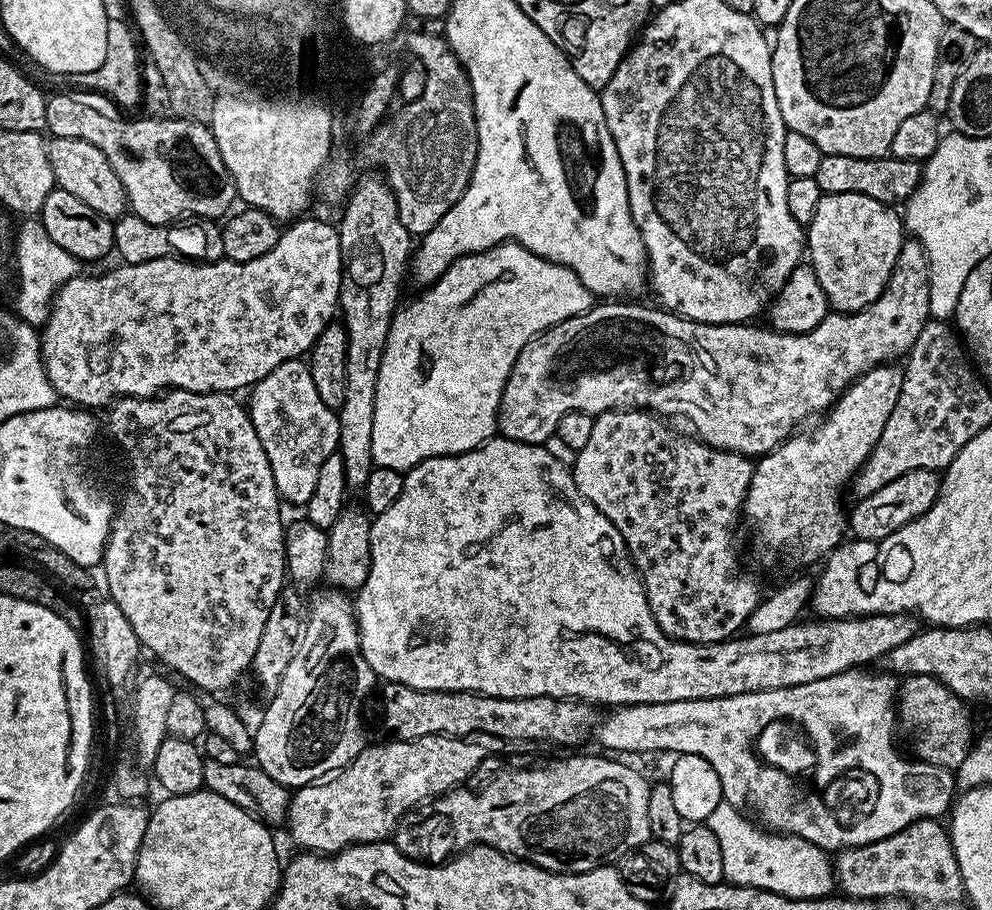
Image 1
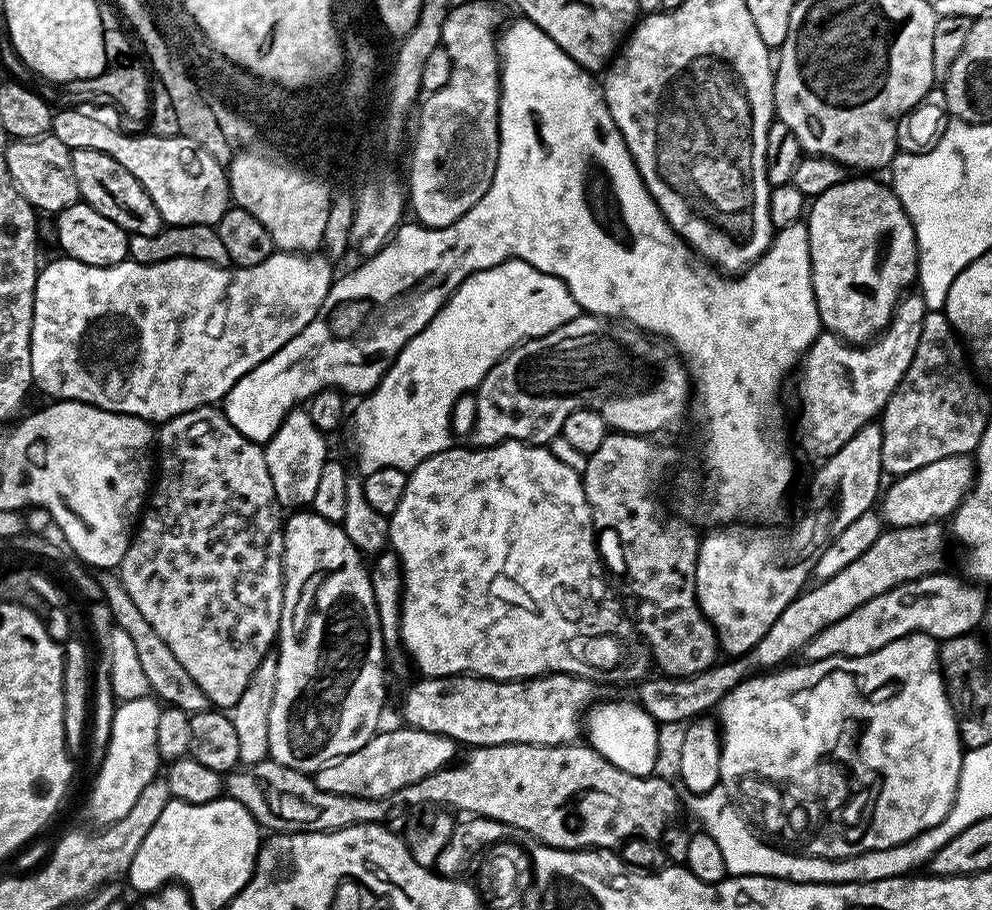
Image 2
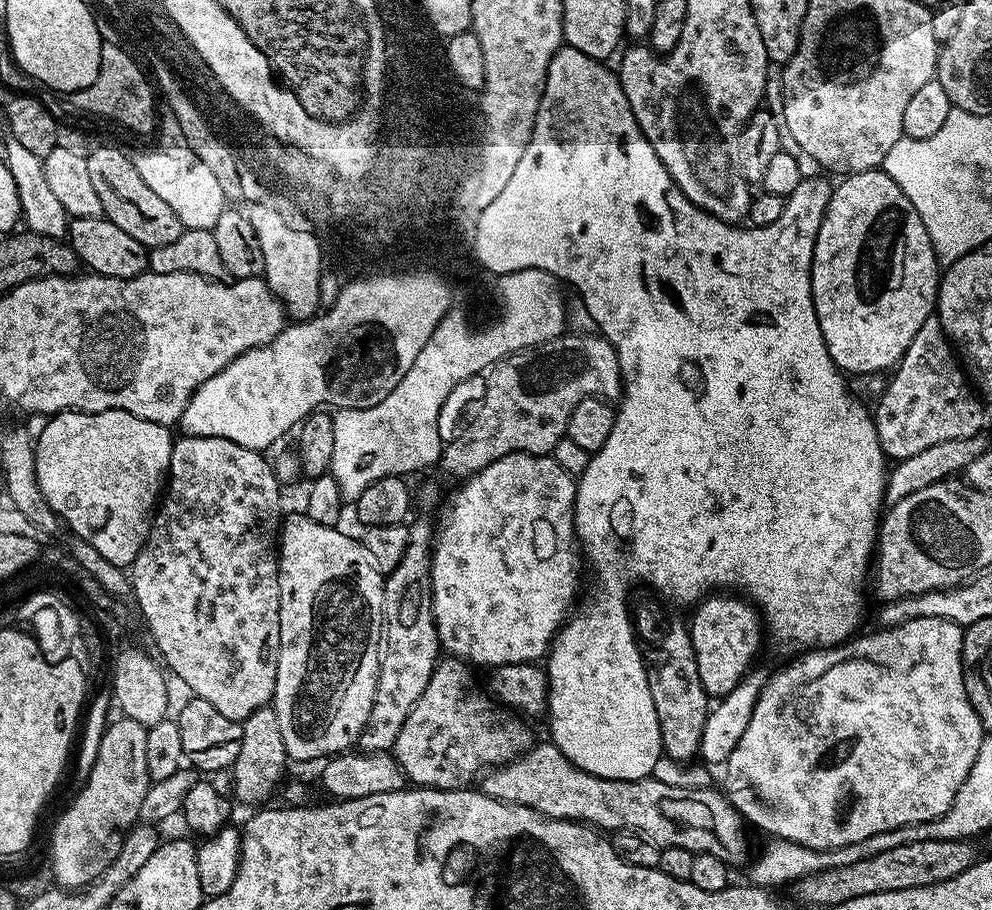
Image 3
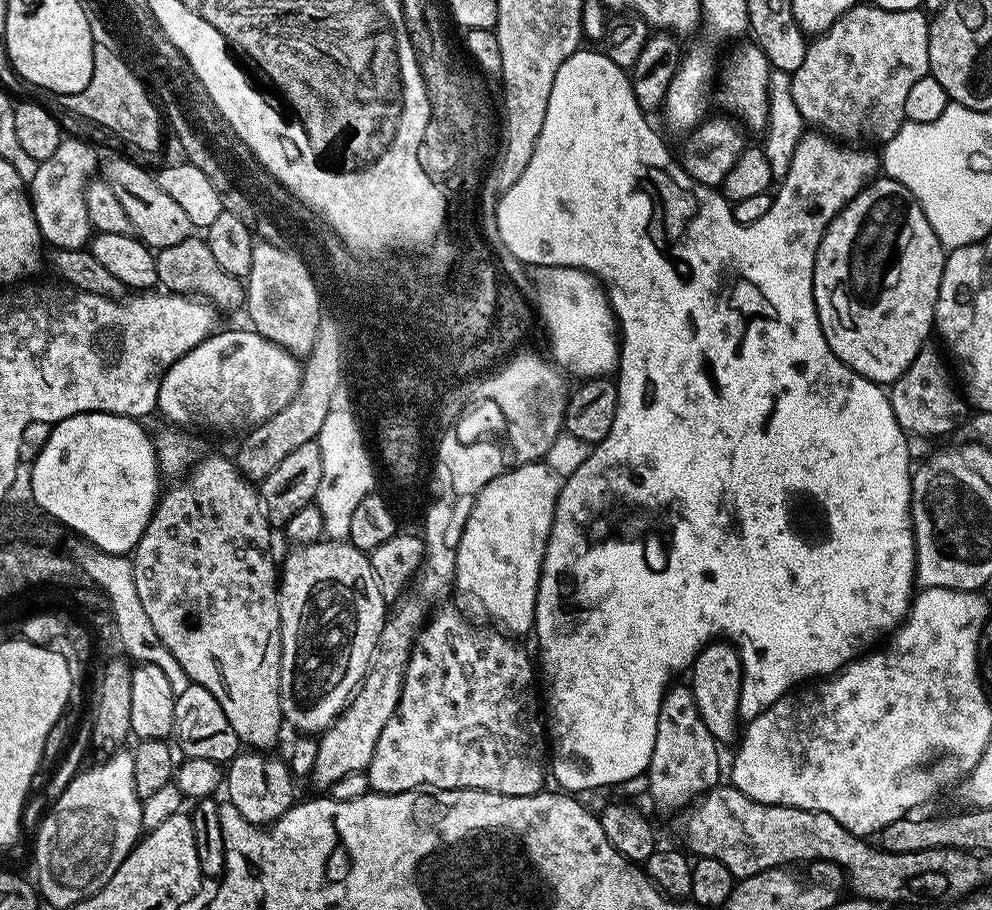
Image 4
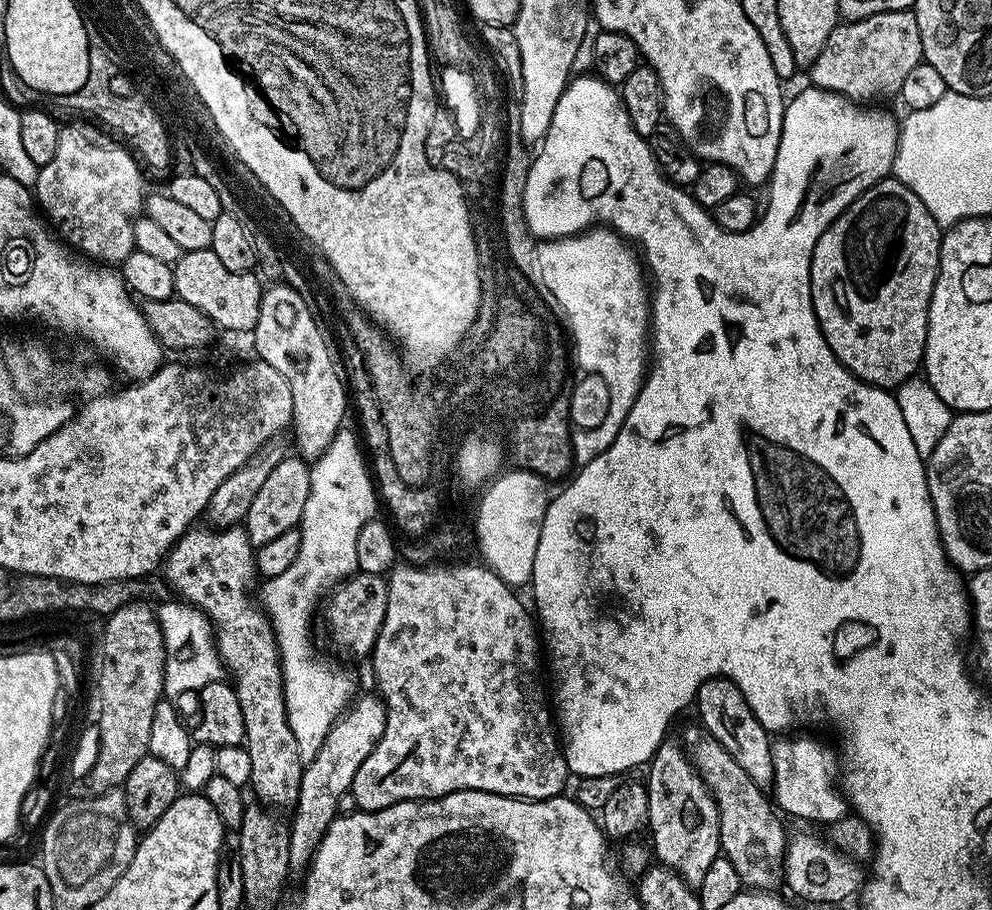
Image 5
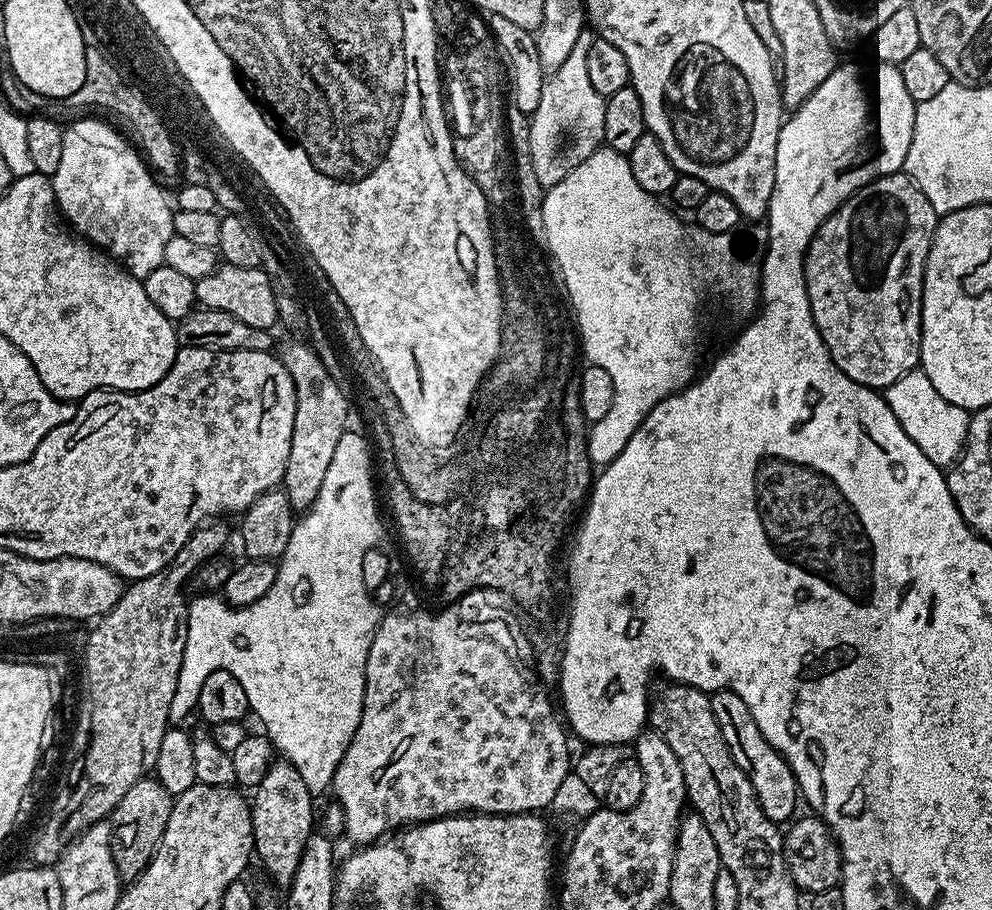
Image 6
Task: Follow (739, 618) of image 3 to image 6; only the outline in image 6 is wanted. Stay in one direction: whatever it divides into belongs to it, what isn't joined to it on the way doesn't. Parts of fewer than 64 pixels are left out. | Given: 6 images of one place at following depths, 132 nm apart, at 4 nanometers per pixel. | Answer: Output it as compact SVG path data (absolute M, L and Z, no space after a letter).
M727 690L711 693L714 718L718 718L718 727L722 729L722 738L726 738L726 746L730 746L730 754L734 754L734 762L742 766L742 774L750 778L750 786L754 786L754 794L762 806L762 814L778 825L791 821L797 815L798 789L796 779L790 766L782 758L782 754L758 730L758 722L754 722L754 714L750 714L750 706L738 698L738 694Z

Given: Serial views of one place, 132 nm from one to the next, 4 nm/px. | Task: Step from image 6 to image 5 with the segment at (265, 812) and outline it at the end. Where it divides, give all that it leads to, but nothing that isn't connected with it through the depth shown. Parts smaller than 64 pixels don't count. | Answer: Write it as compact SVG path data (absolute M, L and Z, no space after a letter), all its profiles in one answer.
M193 526L177 540L175 546L168 551L162 565L162 576L169 589L176 592L191 607L207 616L213 629L216 650L220 654L223 667L230 675L238 702L241 703L242 716L245 719L243 743L250 754L250 788L256 791L255 799L269 810L280 808L295 809L298 792L302 786L302 774L305 761L300 759L298 742L294 742L294 730L290 730L290 722L286 718L286 702L284 701L284 679L280 669L280 647L268 621L268 613L251 596L252 587L258 584L256 570L256 553L250 542L248 533L240 526Z

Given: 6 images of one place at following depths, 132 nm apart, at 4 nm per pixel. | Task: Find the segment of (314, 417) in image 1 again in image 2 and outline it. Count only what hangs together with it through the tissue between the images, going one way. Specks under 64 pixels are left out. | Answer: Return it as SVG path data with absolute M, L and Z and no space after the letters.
M293 410L263 445L270 482L274 482L274 494L281 509L304 510L312 505L318 482L322 479L322 466L330 458L328 440L329 437L314 426L314 418L310 418L307 410Z

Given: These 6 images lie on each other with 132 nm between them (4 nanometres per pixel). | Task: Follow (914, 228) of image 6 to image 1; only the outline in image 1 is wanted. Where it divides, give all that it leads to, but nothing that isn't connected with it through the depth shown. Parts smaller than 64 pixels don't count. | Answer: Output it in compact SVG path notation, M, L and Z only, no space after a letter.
M866 194L821 195L820 201L818 202L818 210L814 210L814 222L810 222L806 226L806 256L811 263L814 274L818 278L818 282L822 286L822 290L828 296L829 305L838 312L857 312L866 306L870 306L870 302L874 302L884 293L884 288L888 285L890 274L894 270L894 262L898 262L898 254L902 250L905 239L906 225L901 213L895 207L878 202L874 198L866 198Z

